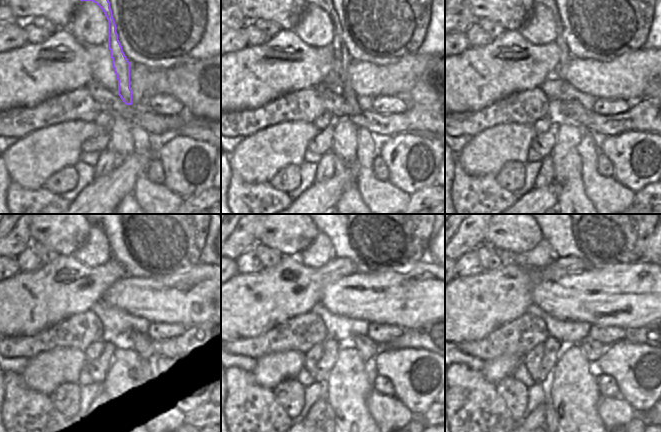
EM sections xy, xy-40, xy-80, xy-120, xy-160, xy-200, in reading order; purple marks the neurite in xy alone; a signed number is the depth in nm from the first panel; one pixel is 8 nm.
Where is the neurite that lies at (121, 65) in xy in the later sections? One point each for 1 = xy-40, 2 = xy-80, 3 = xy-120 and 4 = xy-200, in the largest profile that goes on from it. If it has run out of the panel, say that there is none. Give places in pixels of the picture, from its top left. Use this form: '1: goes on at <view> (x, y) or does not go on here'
1: goes on at xy-40 (342, 60)
2: goes on at xy-80 (565, 57)
3: goes on at xy-120 (140, 343)
4: goes on at xy-200 (593, 350)

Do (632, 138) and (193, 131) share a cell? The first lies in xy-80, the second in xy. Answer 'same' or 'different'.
different

